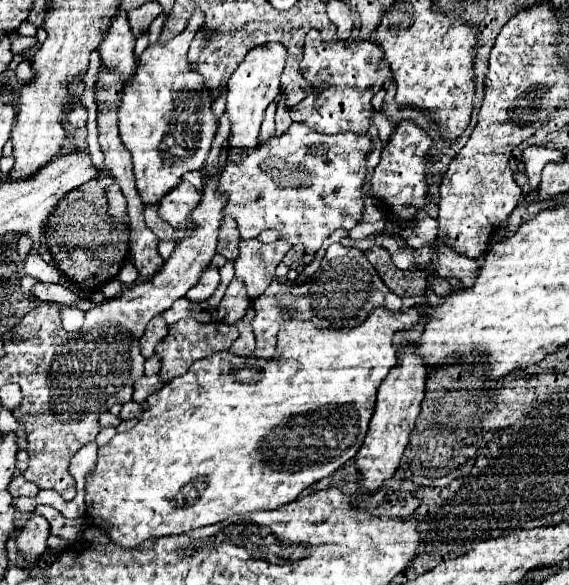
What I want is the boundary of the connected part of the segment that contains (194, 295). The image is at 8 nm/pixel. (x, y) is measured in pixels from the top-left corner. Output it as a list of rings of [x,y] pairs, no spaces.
[[[206,268],[204,274],[202,274],[202,278],[198,280],[198,286],[190,288],[188,294],[186,294],[186,298],[192,300],[192,302],[204,302],[204,300],[208,300],[214,294],[218,282],[220,282],[218,270],[216,268]]]

